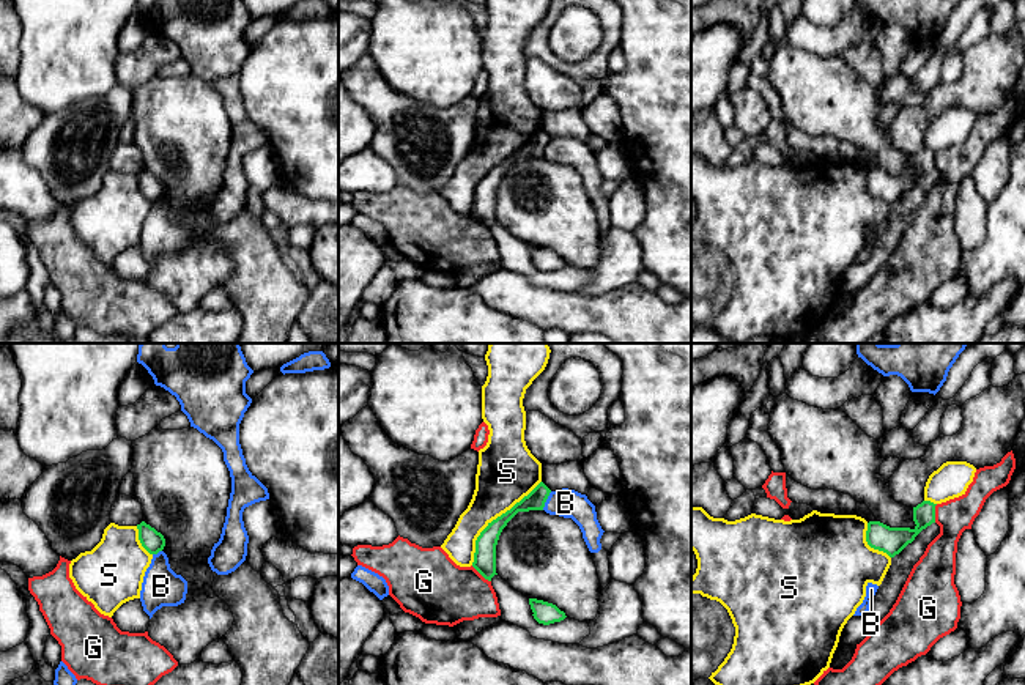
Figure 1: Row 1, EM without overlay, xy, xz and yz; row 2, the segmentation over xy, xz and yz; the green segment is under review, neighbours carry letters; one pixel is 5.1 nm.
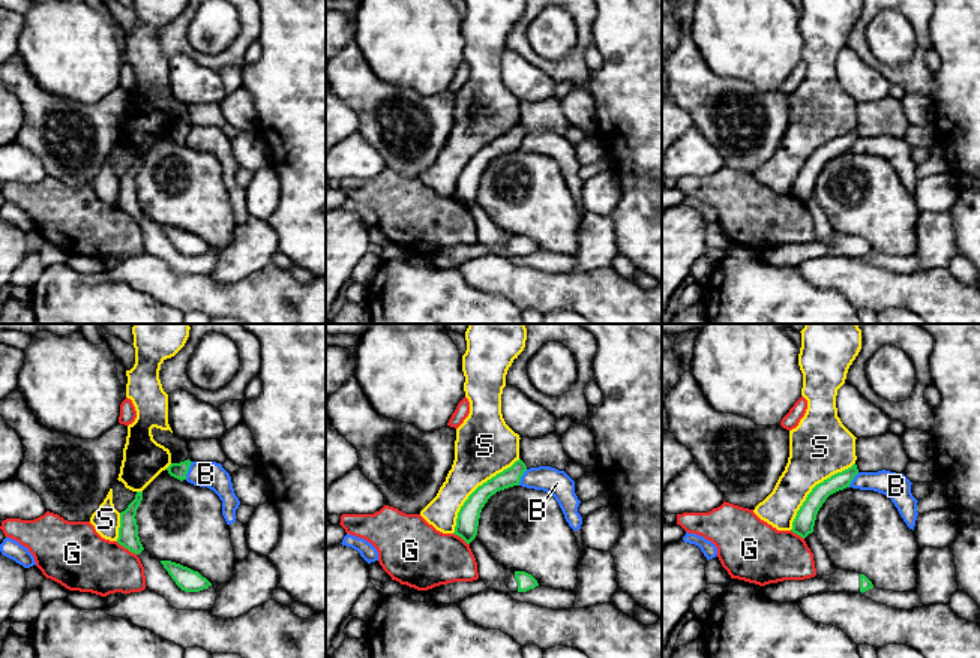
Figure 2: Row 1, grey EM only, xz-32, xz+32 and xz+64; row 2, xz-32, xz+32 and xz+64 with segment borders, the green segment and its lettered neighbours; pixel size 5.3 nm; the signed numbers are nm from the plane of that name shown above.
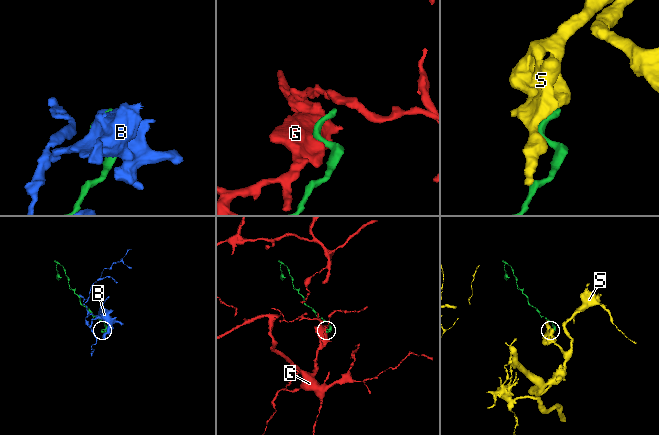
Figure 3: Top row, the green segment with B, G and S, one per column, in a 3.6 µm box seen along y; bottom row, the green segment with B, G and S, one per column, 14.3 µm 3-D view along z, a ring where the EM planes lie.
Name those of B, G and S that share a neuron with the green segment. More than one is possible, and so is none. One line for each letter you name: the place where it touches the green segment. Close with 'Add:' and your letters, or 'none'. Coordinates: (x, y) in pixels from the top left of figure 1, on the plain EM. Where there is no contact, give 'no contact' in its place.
S: meets green in xz at (496, 166)
Add: S

